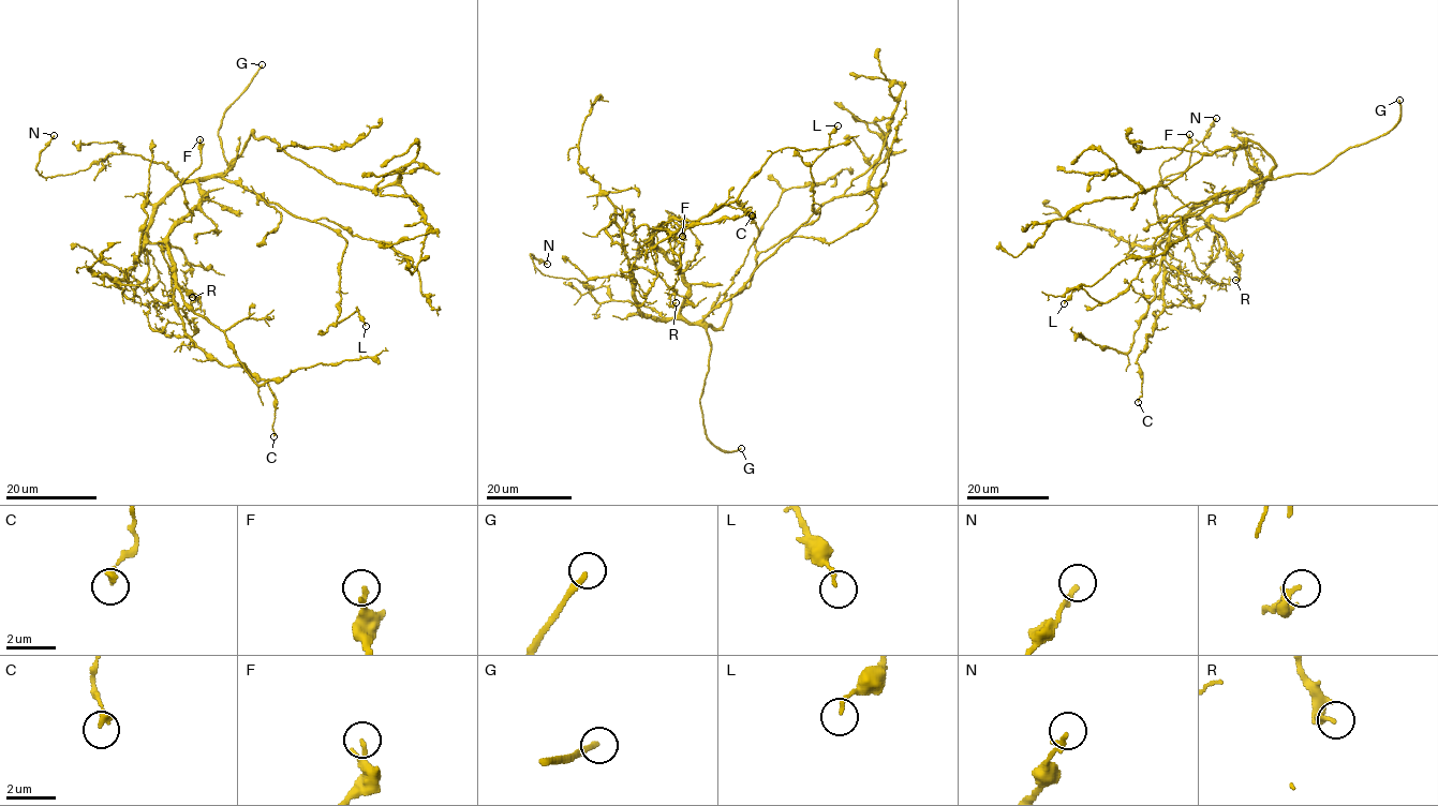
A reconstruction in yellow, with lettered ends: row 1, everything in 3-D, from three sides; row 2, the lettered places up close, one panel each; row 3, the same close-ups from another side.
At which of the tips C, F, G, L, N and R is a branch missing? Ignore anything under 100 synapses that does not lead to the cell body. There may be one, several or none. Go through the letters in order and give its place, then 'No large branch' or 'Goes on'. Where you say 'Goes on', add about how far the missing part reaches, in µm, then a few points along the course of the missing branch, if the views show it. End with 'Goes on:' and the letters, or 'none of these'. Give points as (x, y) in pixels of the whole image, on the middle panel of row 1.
C: Place: (752, 215). No large branch
F: Place: (682, 236). No large branch
G: Place: (741, 448). Goes on. Missing length about 35 µm. Course of what is missing: (741, 448), (759, 432), (812, 417), (810, 411)
L: Place: (838, 125). No large branch
N: Place: (547, 264). No large branch
R: Place: (676, 302). No large branch
Goes on: G

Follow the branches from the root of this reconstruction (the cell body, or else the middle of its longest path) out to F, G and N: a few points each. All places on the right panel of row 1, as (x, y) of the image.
F: (1266, 177), (1242, 192), (1185, 206), (1161, 182), (1159, 168), (1182, 151), (1189, 134)
G: (1266, 177), (1314, 173), (1351, 148), (1384, 135), (1399, 120), (1399, 100)
N: (1266, 177), (1262, 179), (1249, 152), (1250, 145), (1217, 155), (1202, 144), (1216, 118)

